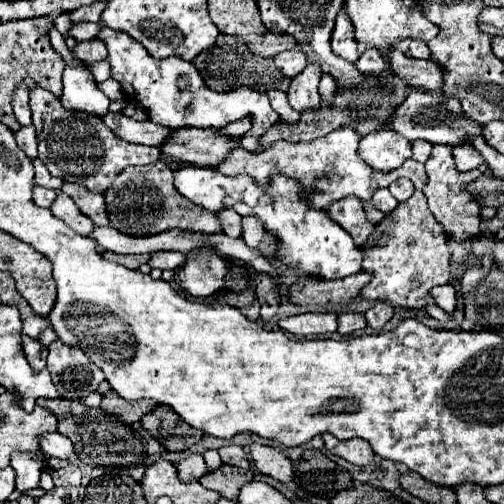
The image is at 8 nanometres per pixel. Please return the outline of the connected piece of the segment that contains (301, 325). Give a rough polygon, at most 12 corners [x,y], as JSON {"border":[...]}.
{"border":[[305,313],[279,321],[295,337],[337,331],[335,313]]}

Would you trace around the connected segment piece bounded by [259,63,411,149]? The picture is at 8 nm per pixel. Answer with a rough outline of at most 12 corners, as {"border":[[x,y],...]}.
{"border":[[391,65],[361,85],[337,87],[297,123],[279,121],[259,137],[313,141],[339,127],[359,137],[389,125],[409,81]]}

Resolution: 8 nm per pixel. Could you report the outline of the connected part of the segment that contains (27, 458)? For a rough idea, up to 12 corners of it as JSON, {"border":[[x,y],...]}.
{"border":[[15,453],[17,491],[39,487],[43,453]]}

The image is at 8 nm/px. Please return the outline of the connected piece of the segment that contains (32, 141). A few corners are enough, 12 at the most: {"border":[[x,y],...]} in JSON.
{"border":[[33,125],[15,133],[17,145],[29,159],[37,159]]}

